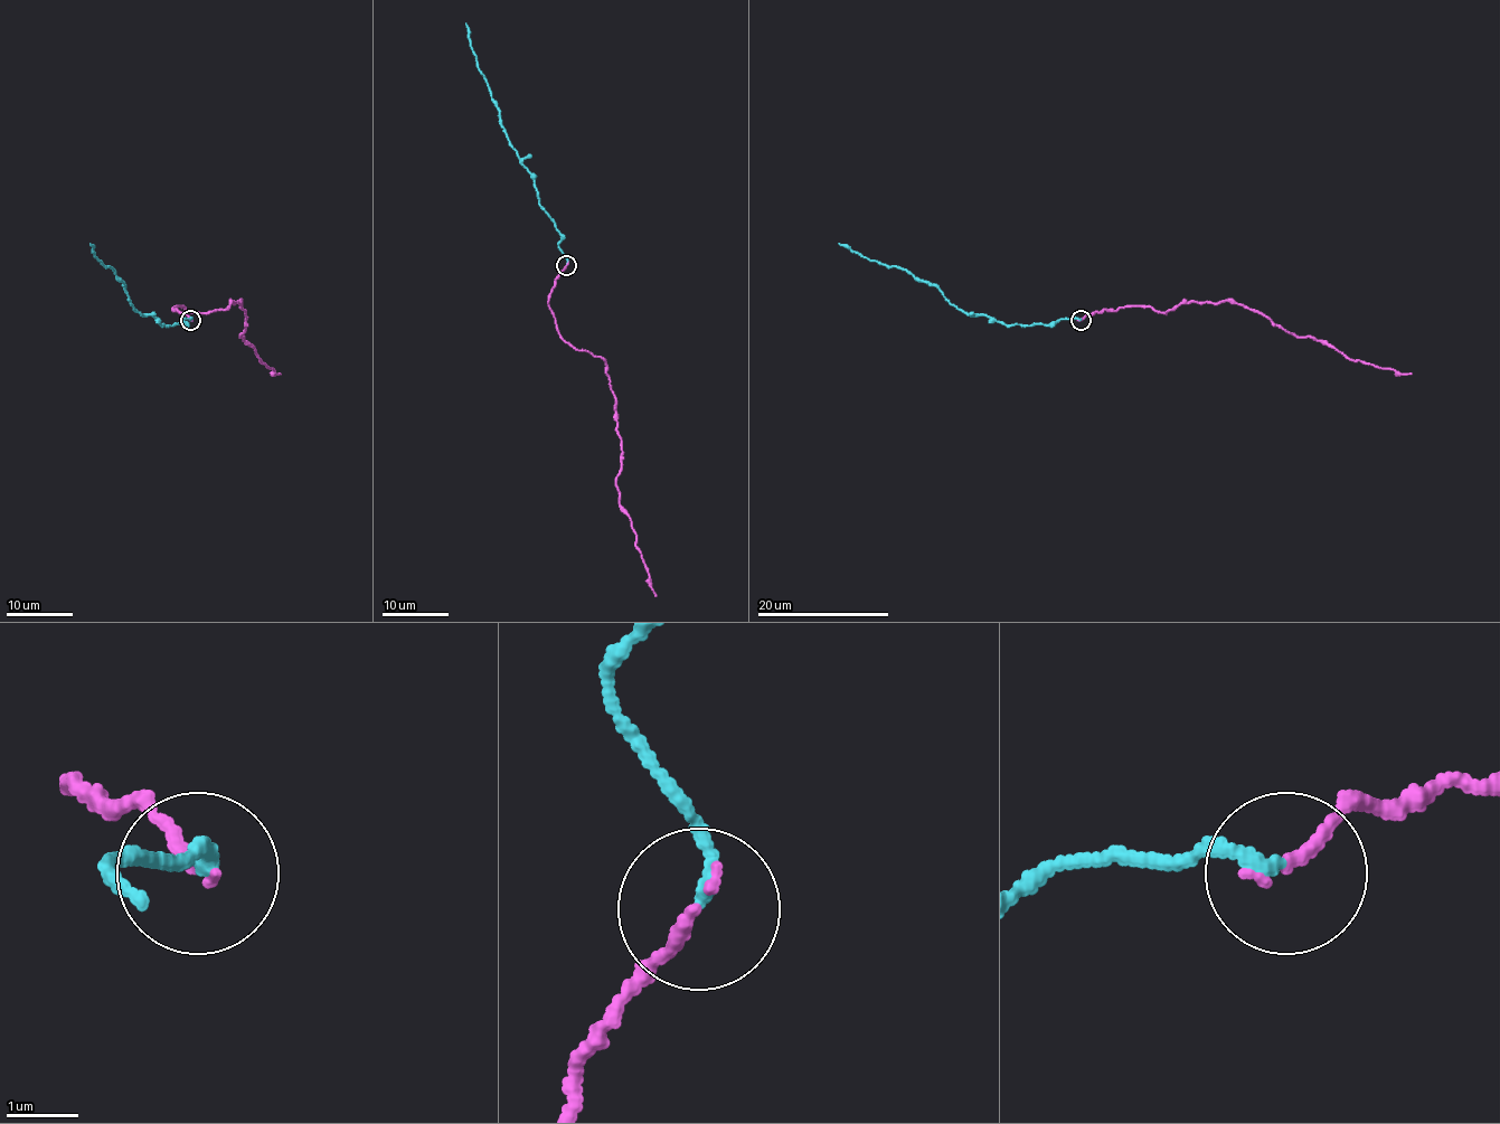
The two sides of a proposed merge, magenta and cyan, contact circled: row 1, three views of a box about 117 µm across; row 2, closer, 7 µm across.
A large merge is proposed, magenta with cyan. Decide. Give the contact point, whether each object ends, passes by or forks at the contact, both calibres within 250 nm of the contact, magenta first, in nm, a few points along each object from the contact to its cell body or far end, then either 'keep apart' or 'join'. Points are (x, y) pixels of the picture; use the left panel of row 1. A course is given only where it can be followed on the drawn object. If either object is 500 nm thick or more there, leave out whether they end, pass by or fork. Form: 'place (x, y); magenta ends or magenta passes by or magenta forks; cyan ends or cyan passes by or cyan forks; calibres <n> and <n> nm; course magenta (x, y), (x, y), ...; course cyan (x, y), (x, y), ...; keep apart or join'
place (190, 320); magenta ends; cyan ends; calibres 180 and 190 nm; course magenta (191, 320), (172, 308), (213, 312), (238, 301), (245, 312), (241, 337), (261, 360), (280, 374); course cyan (191, 320), (161, 326), (151, 315), (141, 315), (132, 305), (122, 281), (94, 254), (91, 243); join

